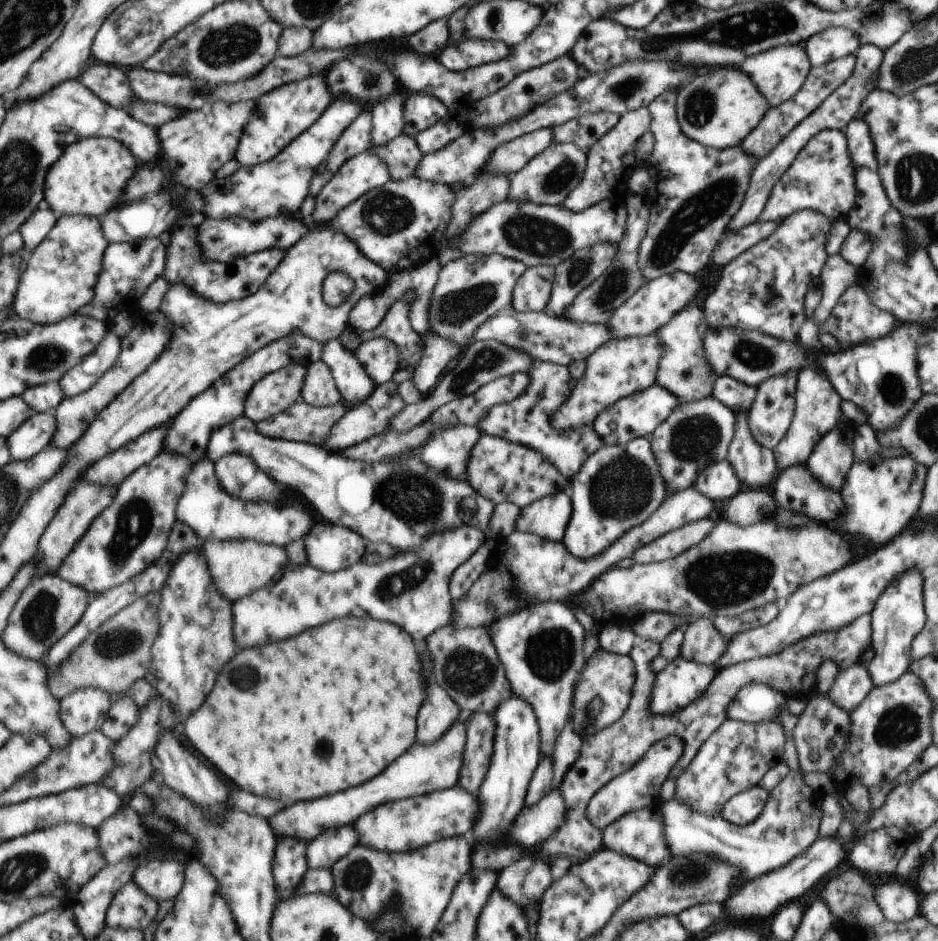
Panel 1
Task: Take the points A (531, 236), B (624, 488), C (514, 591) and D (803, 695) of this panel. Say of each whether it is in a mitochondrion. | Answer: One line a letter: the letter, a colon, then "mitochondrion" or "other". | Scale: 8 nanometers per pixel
A: mitochondrion
B: mitochondrion
C: other
D: other

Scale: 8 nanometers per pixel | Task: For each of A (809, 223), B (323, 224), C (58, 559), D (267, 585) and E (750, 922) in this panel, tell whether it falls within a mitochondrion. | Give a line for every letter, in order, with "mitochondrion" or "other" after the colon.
A: other
B: other
C: other
D: other
E: other

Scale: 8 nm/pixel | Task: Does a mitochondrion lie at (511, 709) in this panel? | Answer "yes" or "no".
no

